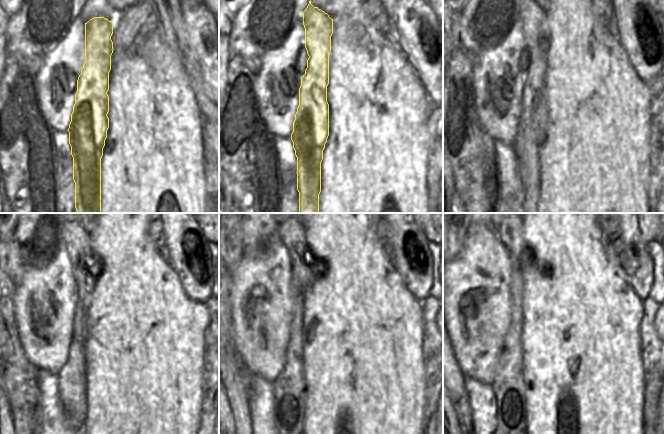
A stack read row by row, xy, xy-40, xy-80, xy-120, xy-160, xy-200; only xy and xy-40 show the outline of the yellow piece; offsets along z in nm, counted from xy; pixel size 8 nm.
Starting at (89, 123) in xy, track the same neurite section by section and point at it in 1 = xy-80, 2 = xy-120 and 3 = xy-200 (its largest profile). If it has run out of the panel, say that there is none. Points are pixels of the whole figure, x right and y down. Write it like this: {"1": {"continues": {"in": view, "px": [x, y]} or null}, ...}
{"1": {"continues": {"in": "xy-80", "px": [532, 126]}}, "2": {"continues": {"in": "xy-120", "px": [86, 266]}}, "3": {"continues": {"in": "xy-200", "px": [510, 233]}}}

